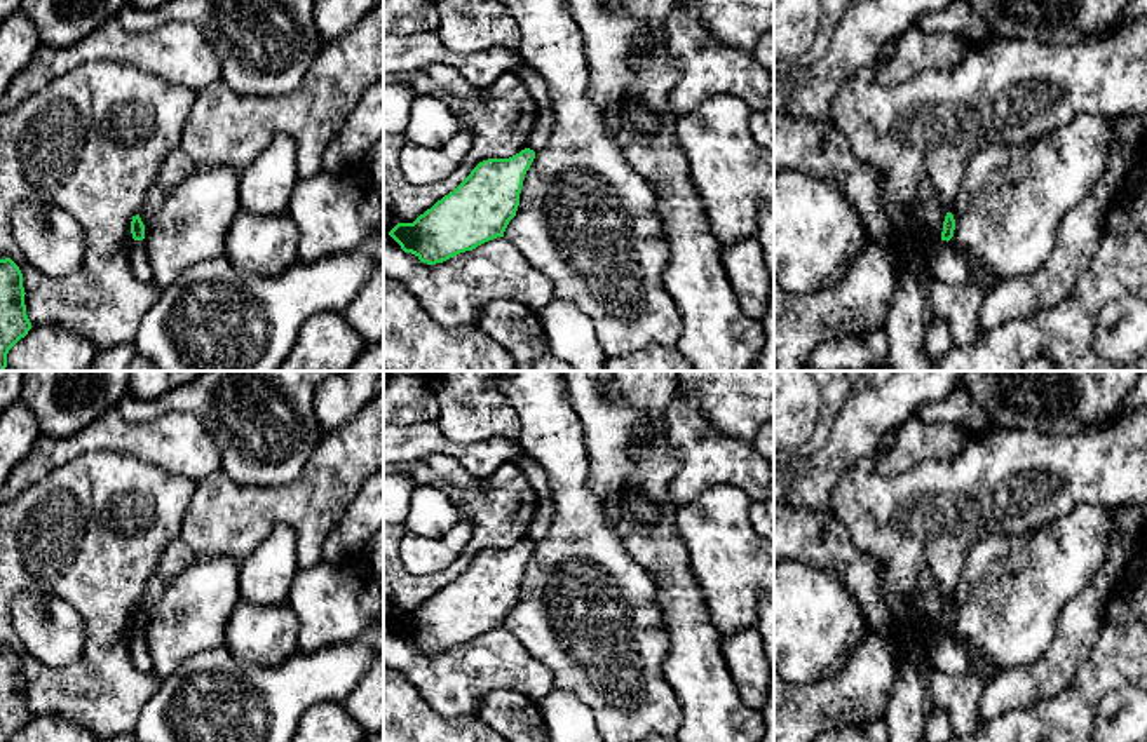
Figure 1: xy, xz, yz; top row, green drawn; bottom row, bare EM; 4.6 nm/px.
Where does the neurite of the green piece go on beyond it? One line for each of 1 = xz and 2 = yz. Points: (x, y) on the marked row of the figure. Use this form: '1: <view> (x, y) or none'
1: none
2: none

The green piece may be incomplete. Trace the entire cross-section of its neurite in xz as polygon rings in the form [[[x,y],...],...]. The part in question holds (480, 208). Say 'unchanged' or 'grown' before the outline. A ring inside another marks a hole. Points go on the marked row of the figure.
unchanged; [[[530,148],[509,159],[488,159],[479,162],[471,174],[413,223],[397,223],[389,235],[404,253],[415,254],[422,263],[443,263],[460,253],[504,237],[509,221],[516,216],[519,193],[526,171],[535,159]]]

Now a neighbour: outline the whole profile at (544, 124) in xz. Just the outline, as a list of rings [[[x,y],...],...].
[[[551,108],[539,110],[535,125],[528,138],[528,148],[533,150],[535,153],[546,148],[553,129],[554,129],[553,110]]]

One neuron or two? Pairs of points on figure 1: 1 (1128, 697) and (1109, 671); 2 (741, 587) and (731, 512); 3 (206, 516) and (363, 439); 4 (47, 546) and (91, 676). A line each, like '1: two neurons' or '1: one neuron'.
1: two neurons
2: one neuron
3: one neuron
4: one neuron

